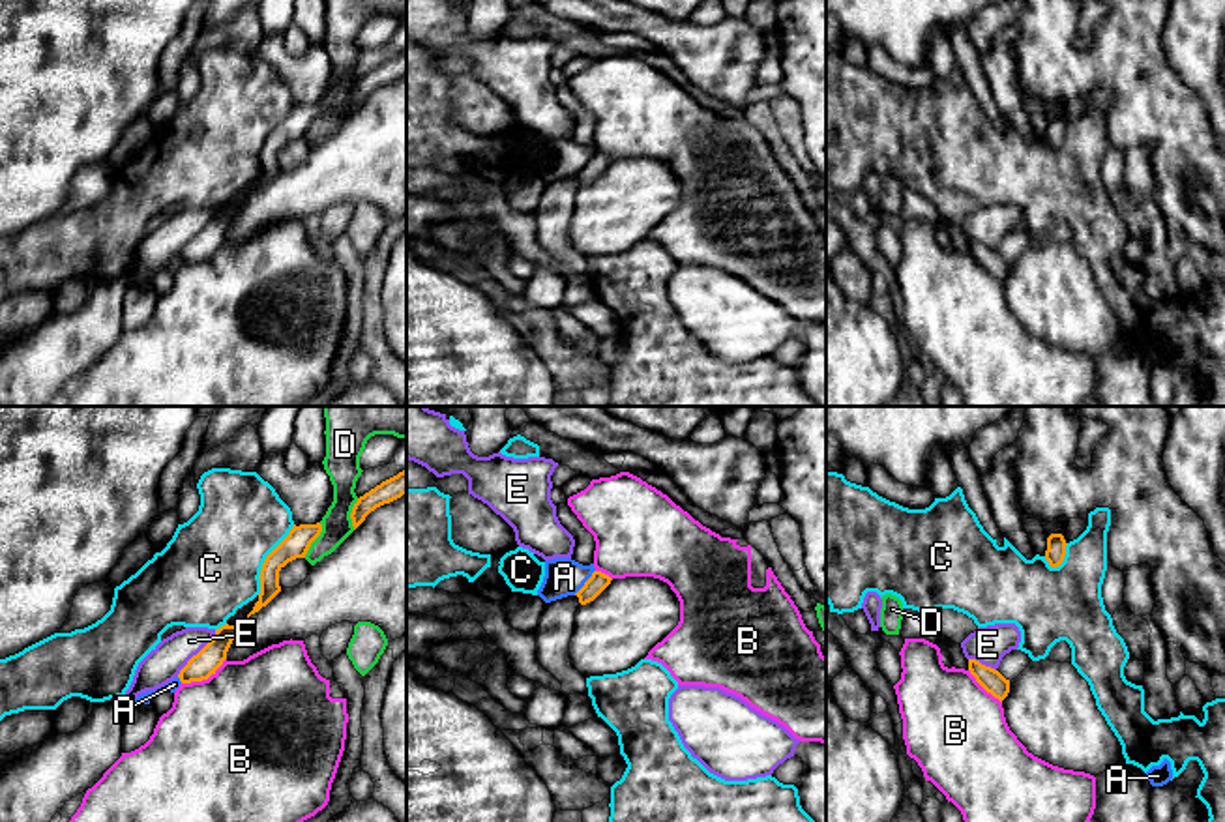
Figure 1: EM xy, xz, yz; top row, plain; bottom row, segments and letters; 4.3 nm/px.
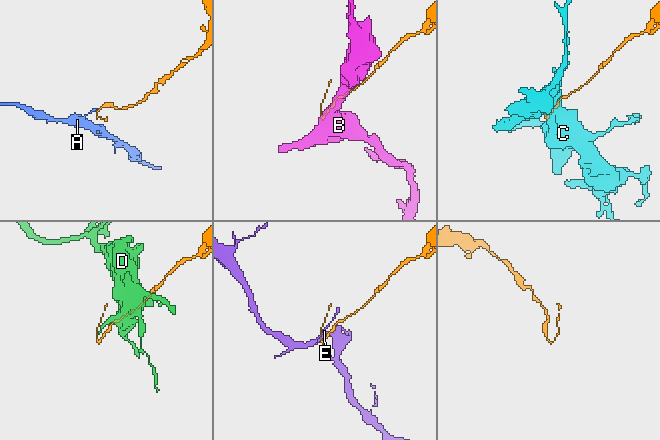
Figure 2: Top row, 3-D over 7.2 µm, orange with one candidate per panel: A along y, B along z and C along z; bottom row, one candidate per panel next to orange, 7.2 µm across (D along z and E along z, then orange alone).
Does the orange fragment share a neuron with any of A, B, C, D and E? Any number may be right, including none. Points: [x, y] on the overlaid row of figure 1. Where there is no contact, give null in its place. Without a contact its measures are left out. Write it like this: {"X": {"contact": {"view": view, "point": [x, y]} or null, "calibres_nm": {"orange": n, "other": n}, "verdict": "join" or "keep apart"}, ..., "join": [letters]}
{"A": {"contact": {"view": "xz", "point": [585, 583]}, "calibres_nm": {"orange": 80, "other": 160}, "verdict": "keep apart"}, "B": {"contact": {"view": "xy", "point": [205, 678]}, "calibres_nm": {"orange": 110, "other": 500}, "verdict": "keep apart"}, "C": {"contact": {"view": "xy", "point": [265, 560]}, "calibres_nm": {"orange": 110, "other": 420}, "verdict": "keep apart"}, "D": {"contact": {"view": "xy", "point": [315, 538]}, "calibres_nm": {"orange": 110, "other": 130}, "verdict": "keep apart"}, "E": {"contact": {"view": "xy", "point": [199, 652]}, "calibres_nm": {"orange": 110, "other": 160}, "verdict": "keep apart"}, "join": []}

